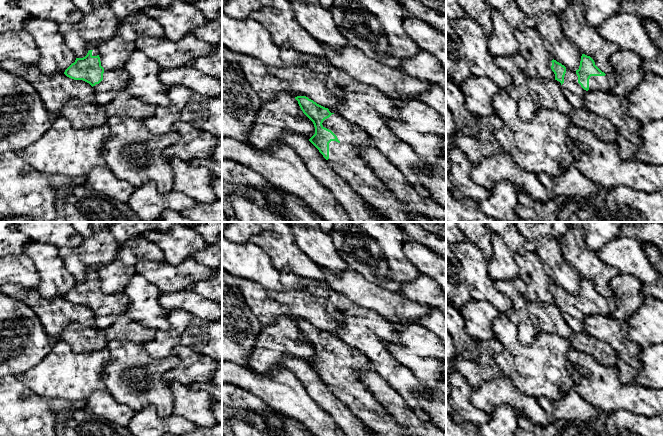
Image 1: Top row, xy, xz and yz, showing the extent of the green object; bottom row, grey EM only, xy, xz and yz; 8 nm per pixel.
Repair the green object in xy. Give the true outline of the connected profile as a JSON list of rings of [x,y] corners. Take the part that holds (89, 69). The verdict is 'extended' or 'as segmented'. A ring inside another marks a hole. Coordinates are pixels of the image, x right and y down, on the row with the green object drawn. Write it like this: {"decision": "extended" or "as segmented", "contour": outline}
{"decision": "extended", "contour": [[[89,50],[83,58],[76,58],[64,74],[89,83],[94,89],[96,102],[108,104],[122,94],[129,79],[128,74],[124,69],[105,70],[99,55],[93,56],[92,51]]]}

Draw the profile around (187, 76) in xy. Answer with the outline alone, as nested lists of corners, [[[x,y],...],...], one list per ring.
[[[192,65],[161,69],[158,78],[168,87],[182,86],[203,96],[222,97],[219,79],[205,74]]]

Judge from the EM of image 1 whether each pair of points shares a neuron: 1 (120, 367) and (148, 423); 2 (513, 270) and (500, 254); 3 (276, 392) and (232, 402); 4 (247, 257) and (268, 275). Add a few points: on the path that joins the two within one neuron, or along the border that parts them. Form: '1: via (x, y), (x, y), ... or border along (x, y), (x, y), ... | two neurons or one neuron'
1: border along (136, 410), (153, 406), (156, 412), (164, 417) | two neurons
2: via (509, 266), (502, 258) | one neuron
3: border along (235, 386), (251, 392), (271, 410) | two neurons
4: via (252, 262), (263, 272) | one neuron

